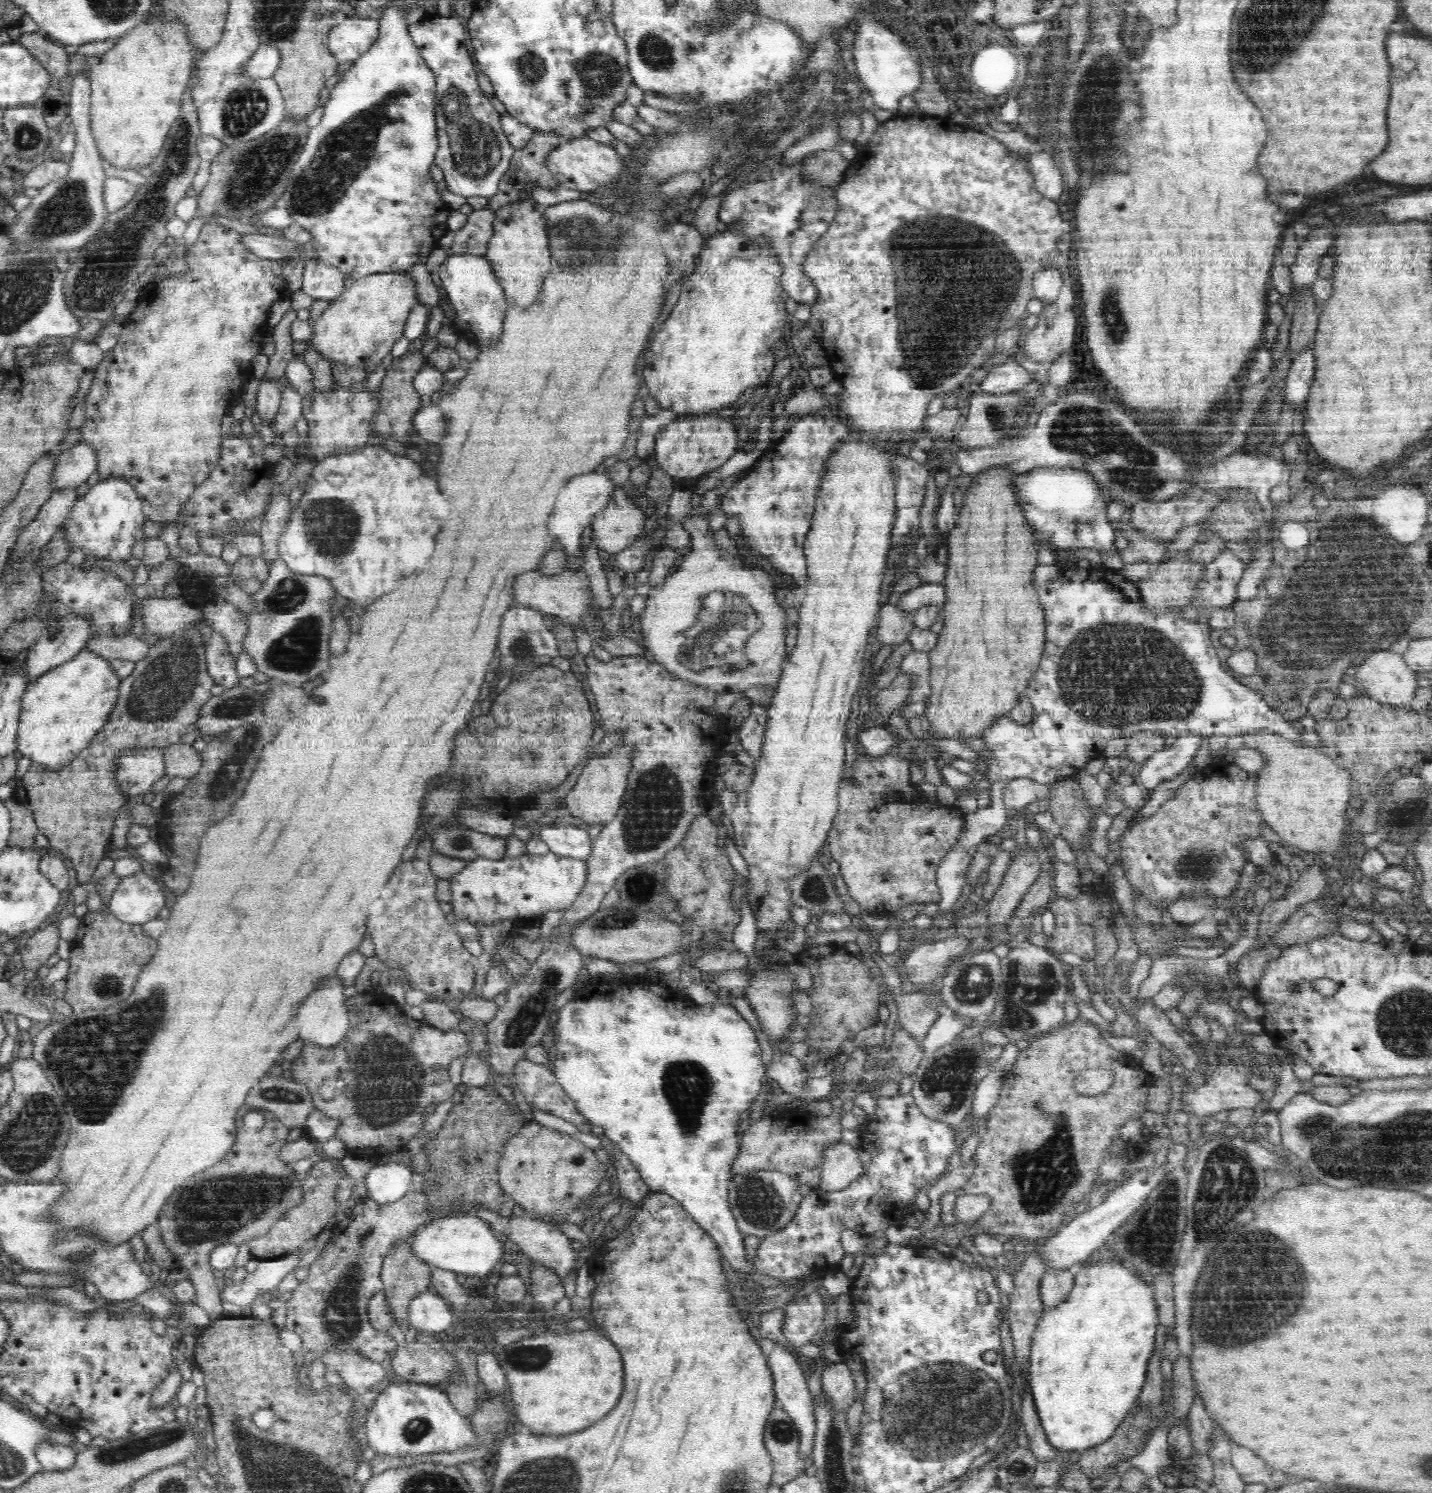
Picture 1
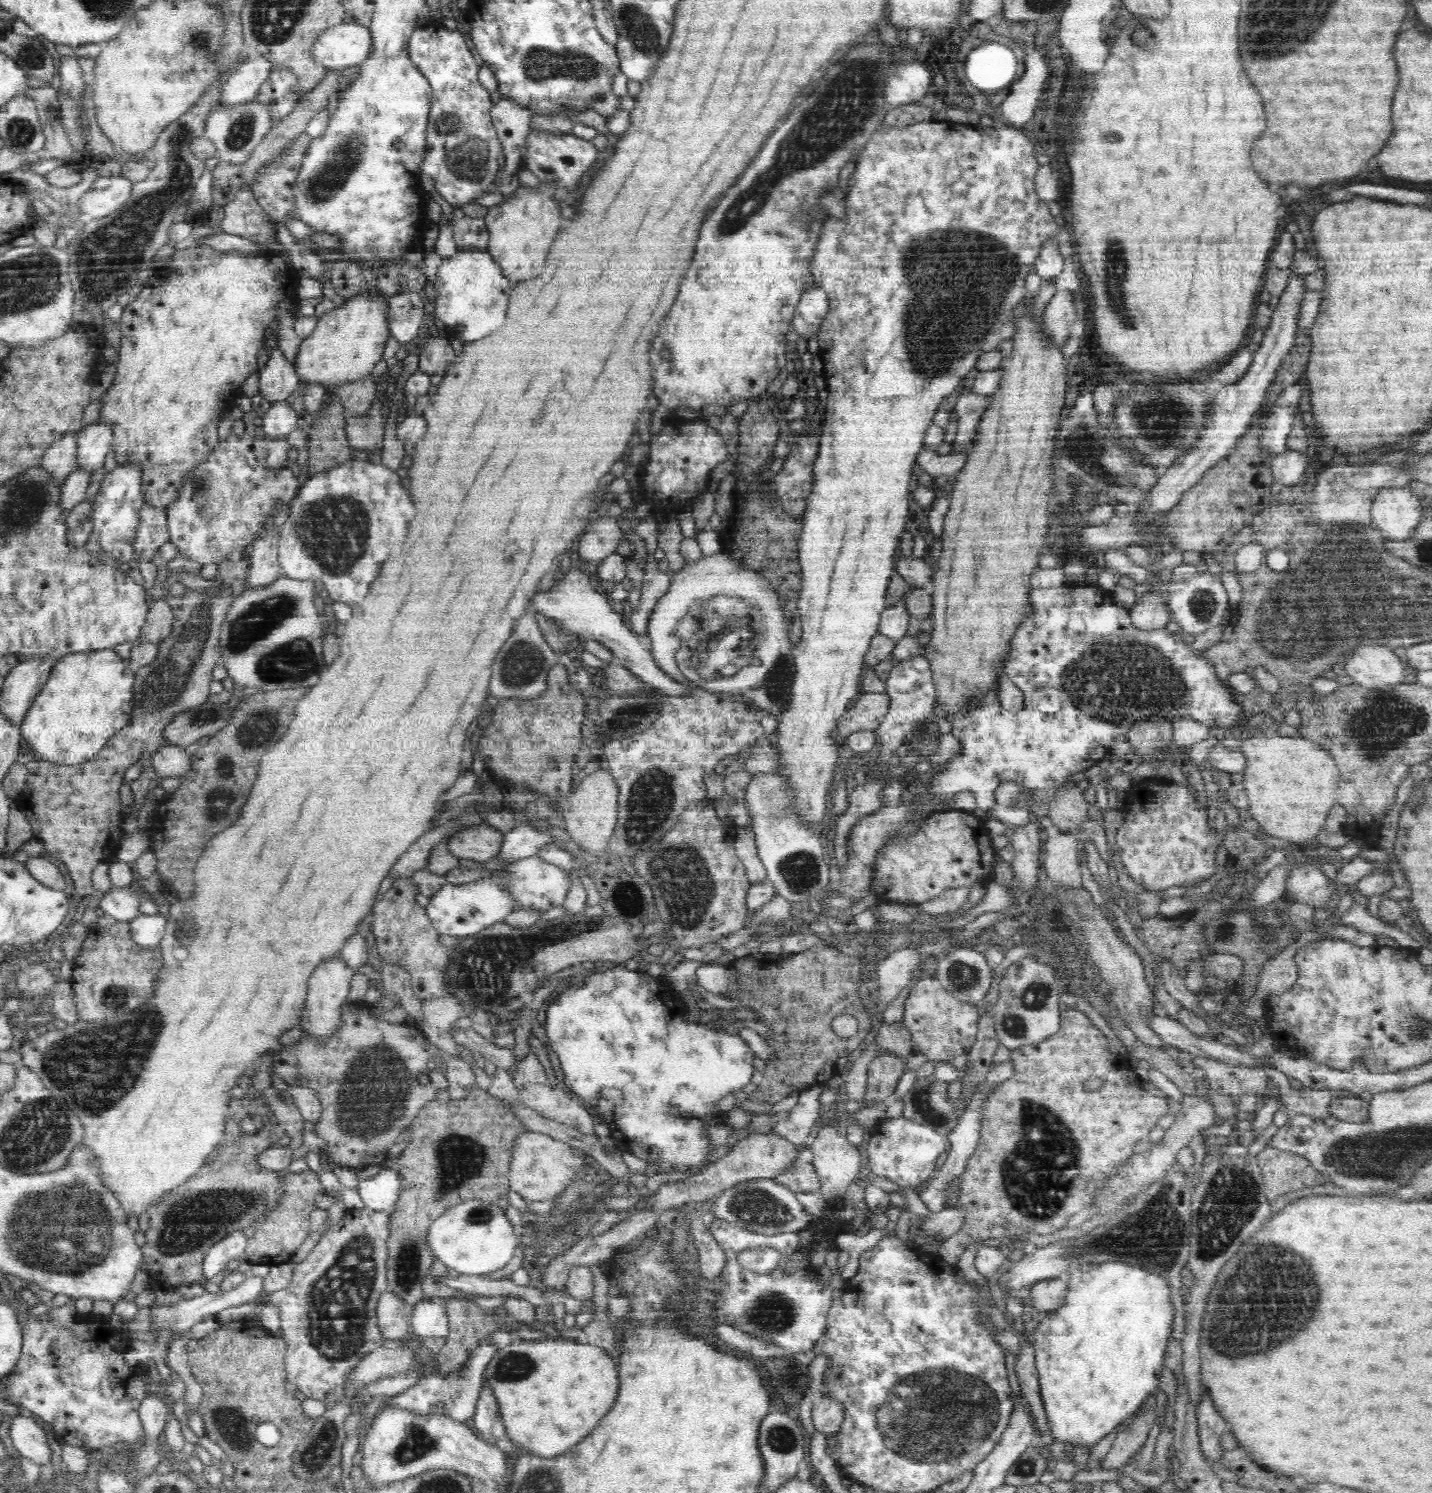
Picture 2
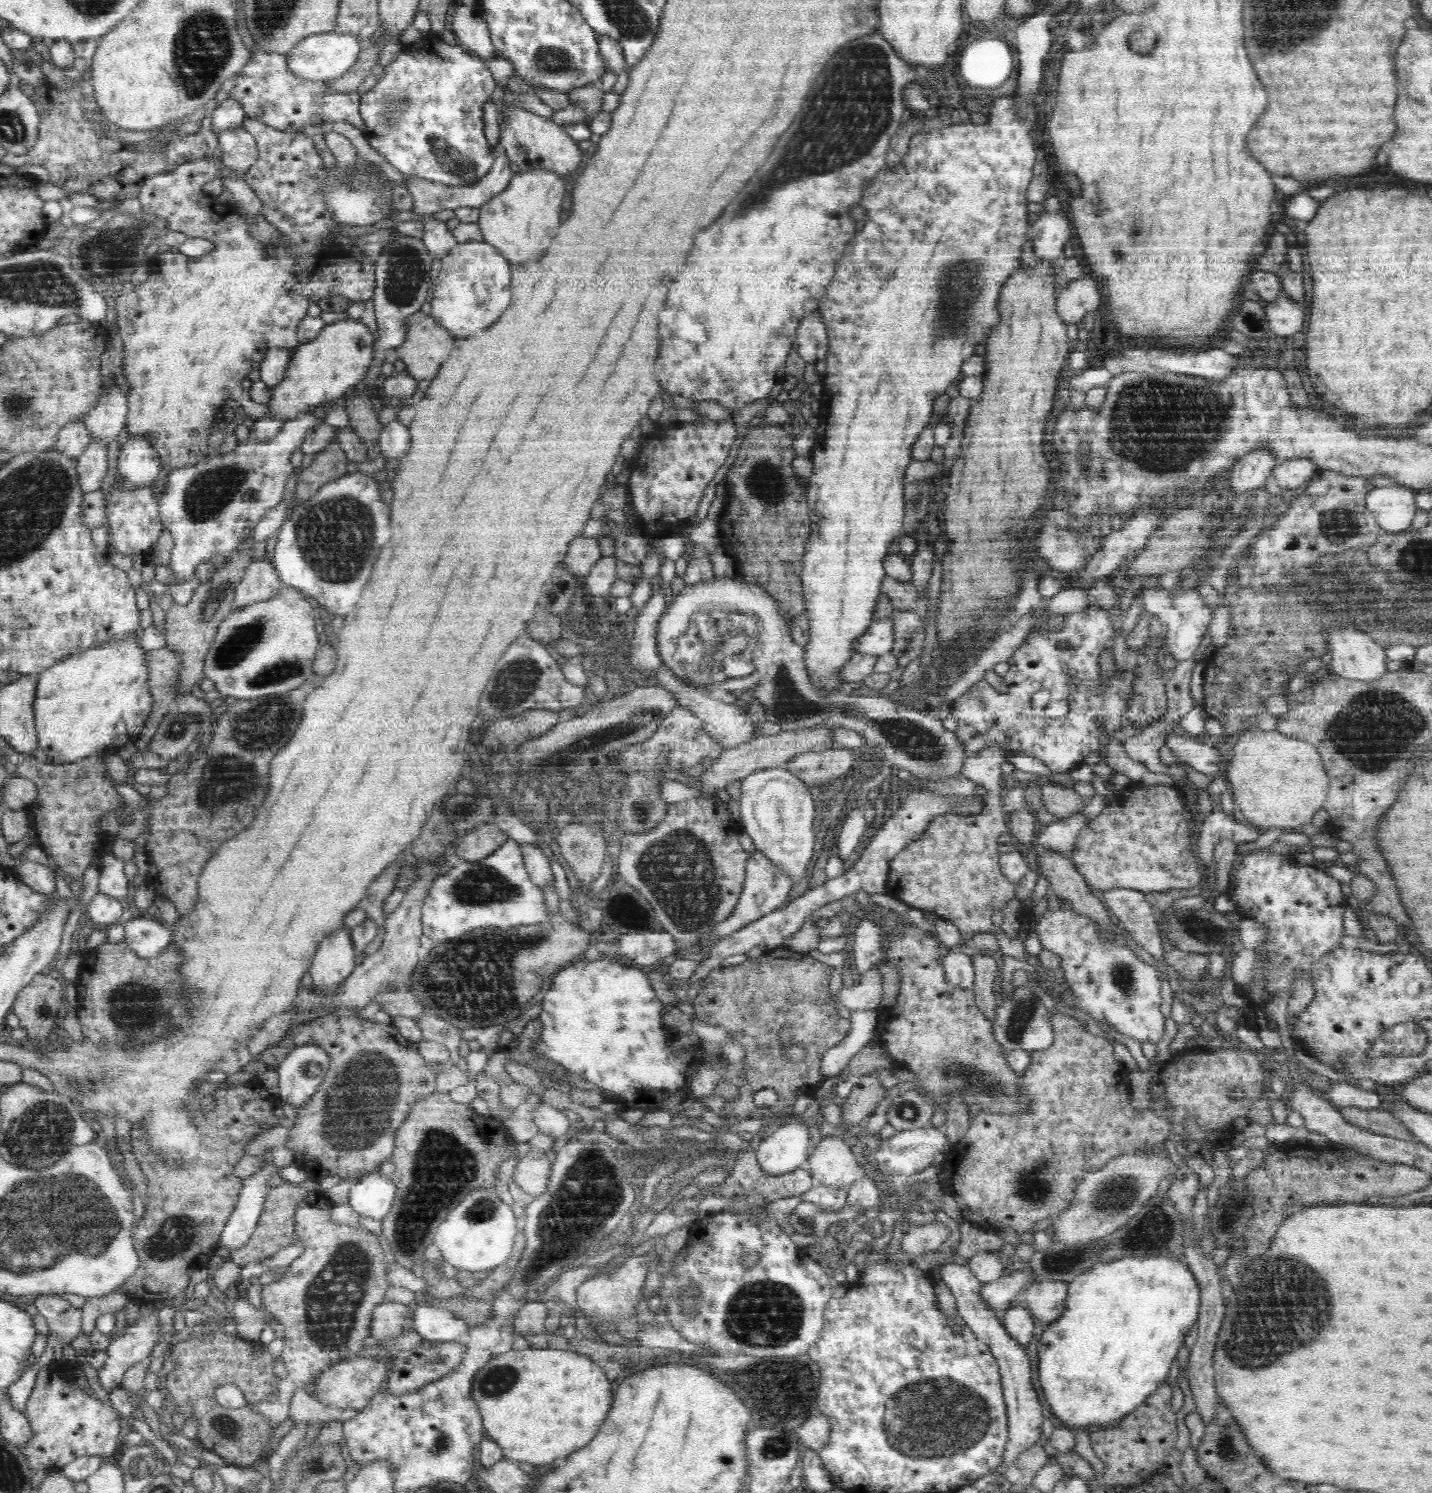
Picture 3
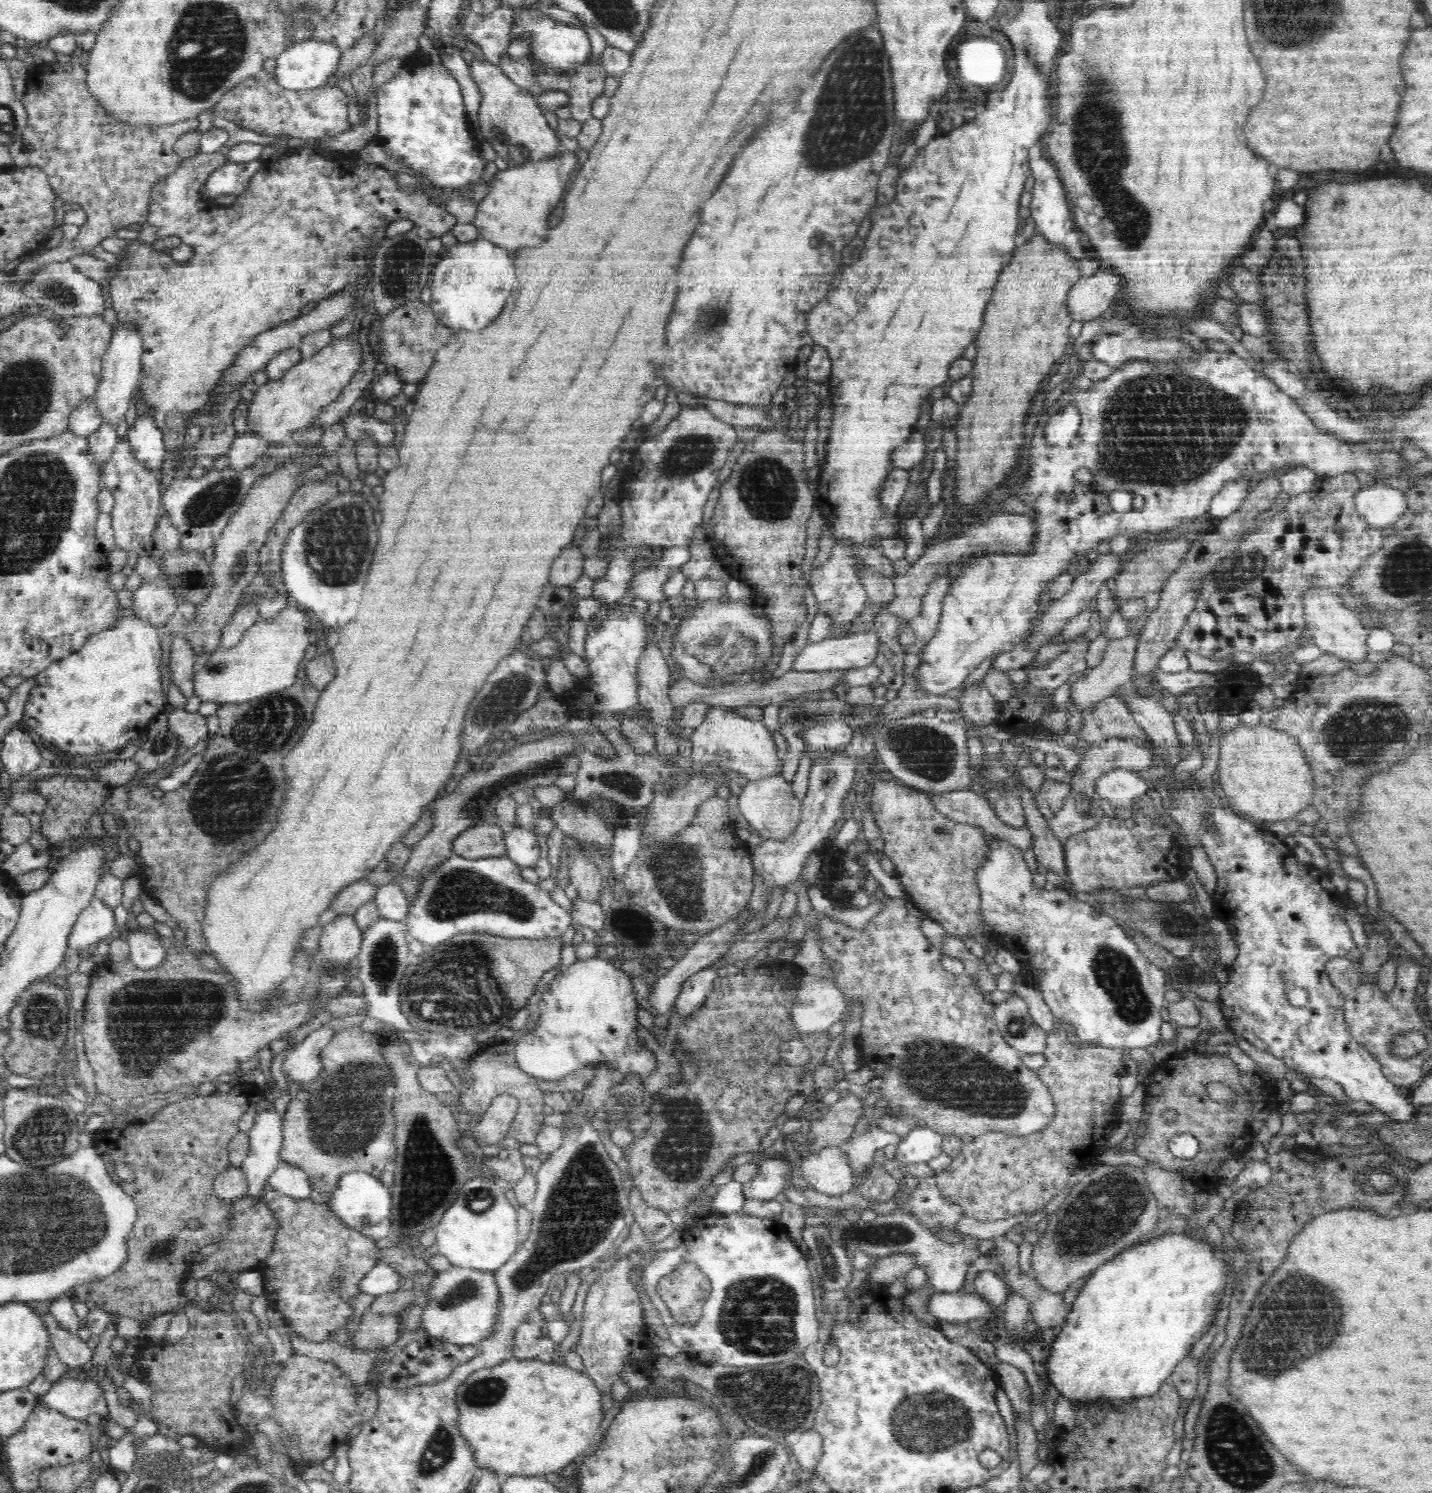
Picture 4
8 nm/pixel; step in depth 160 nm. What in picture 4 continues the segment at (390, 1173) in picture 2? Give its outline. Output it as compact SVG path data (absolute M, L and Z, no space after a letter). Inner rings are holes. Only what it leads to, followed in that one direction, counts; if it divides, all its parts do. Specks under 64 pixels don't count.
M352 1171L340 1178L327 1204L330 1205L335 1216L338 1216L348 1228L360 1233L366 1226L378 1224L392 1213L391 1192L392 1188L386 1188L380 1181L380 1177L362 1171Z

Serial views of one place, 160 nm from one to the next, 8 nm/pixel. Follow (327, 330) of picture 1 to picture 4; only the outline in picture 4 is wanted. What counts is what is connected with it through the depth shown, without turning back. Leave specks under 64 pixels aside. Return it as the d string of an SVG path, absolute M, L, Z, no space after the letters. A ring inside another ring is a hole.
M334 338L322 350L318 350L312 358L301 358L296 365L278 380L268 380L260 385L249 401L247 430L258 438L267 440L270 445L280 445L292 432L307 428L315 422L325 406L334 402L343 388L351 382L360 368L362 350L356 340L350 338Z

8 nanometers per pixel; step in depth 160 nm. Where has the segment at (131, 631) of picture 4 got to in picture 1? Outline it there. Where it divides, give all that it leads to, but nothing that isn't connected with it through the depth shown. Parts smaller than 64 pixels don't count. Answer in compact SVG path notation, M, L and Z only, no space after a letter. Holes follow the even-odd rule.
M84 649L78 652L71 660L56 668L49 669L40 677L29 680L24 696L21 700L21 712L17 725L16 751L18 757L30 758L32 762L56 770L67 765L76 758L82 748L88 748L92 736L108 722L108 716L117 700L117 689L121 680L116 678L114 670L108 662L100 656Z

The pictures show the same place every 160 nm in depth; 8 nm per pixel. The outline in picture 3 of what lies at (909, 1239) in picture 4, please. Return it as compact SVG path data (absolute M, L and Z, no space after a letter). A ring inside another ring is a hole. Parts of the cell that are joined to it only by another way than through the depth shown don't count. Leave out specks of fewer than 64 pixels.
M949 1263L941 1267L941 1281L950 1288L957 1304L957 1311L963 1317L964 1322L972 1329L972 1332L987 1344L999 1364L1000 1376L1004 1387L1004 1400L1007 1406L1008 1440L1005 1442L1001 1460L994 1468L994 1474L1004 1473L1018 1456L1038 1442L1042 1435L1042 1404L1040 1404L1037 1392L1030 1379L1030 1358L1022 1348L996 1319L994 1309L987 1304L982 1297L983 1283L974 1275L974 1271L967 1265Z

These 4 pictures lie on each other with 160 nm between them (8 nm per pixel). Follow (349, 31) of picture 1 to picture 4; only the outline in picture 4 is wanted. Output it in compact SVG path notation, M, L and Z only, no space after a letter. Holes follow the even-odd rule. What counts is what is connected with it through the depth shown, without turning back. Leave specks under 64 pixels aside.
M310 38L300 43L290 45L281 52L274 60L276 67L274 75L276 82L288 91L309 90L326 85L339 70L340 63L343 62L343 50L333 42L326 42Z

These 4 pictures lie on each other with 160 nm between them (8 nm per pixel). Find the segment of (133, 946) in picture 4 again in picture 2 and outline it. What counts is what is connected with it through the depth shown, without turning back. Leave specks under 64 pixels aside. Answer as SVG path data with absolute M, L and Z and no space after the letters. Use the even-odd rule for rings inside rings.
M160 913L154 915L140 914L129 920L131 936L136 944L143 948L157 948L164 938L167 927L167 917Z

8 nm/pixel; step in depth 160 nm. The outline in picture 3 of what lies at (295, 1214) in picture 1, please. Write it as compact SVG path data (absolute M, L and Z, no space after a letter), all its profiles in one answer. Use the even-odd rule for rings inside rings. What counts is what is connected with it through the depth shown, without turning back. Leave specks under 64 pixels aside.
M309 1177L300 1184L290 1184L289 1182L273 1182L265 1200L265 1207L260 1215L254 1232L251 1234L246 1245L237 1249L229 1250L227 1260L234 1262L240 1268L276 1254L280 1249L286 1248L296 1242L294 1213L297 1204L305 1199L311 1198L314 1194L319 1194L319 1181Z

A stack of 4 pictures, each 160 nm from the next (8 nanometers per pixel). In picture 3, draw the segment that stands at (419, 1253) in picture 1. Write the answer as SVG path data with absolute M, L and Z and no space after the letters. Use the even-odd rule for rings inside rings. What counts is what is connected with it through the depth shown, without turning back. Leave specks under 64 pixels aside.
M478 1187L464 1196L439 1224L433 1244L443 1260L456 1269L473 1274L489 1272L510 1258L518 1231L516 1219L512 1207L502 1202L494 1188Z

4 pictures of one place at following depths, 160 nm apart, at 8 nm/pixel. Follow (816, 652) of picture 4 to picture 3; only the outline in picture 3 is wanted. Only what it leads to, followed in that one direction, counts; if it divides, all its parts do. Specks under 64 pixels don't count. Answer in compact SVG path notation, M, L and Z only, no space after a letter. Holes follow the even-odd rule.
M892 615L872 622L862 638L858 640L855 655L880 657L895 646L894 617Z

